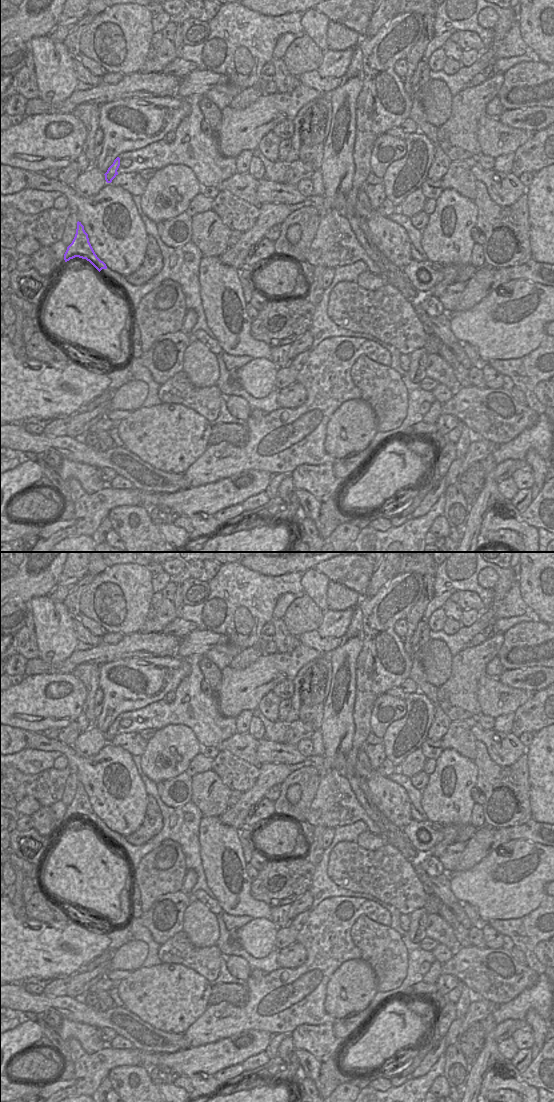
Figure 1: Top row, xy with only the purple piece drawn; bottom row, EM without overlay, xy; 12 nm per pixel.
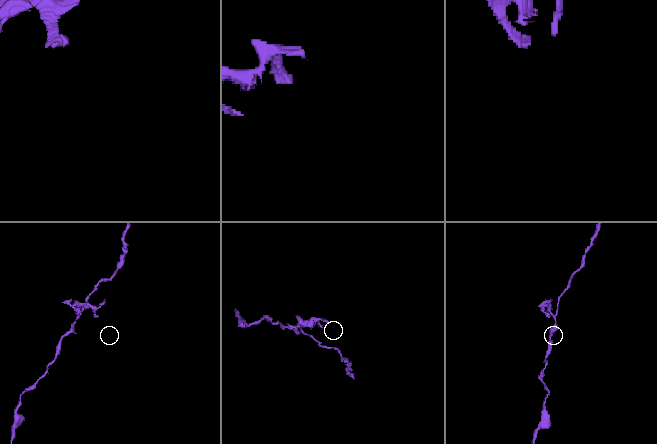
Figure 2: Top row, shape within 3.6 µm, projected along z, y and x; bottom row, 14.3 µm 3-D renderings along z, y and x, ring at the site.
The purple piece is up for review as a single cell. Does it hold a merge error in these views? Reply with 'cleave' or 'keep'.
cleave

